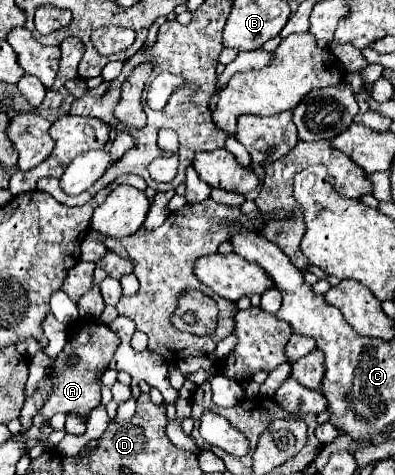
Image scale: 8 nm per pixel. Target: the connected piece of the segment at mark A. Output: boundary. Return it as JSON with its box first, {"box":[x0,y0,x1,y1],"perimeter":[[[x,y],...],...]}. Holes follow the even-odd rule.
{"box":[39,322,120,421],"perimeter":[[[80,322],[74,328],[74,332],[68,336],[64,350],[58,354],[58,358],[52,364],[52,372],[54,372],[52,392],[50,392],[46,404],[40,408],[39,413],[49,421],[52,416],[58,413],[88,414],[92,408],[96,408],[100,404],[100,386],[96,382],[96,372],[100,372],[108,366],[118,344],[120,344],[120,338],[108,326]],[[70,356],[78,358],[78,362],[74,366],[68,364]]]}

